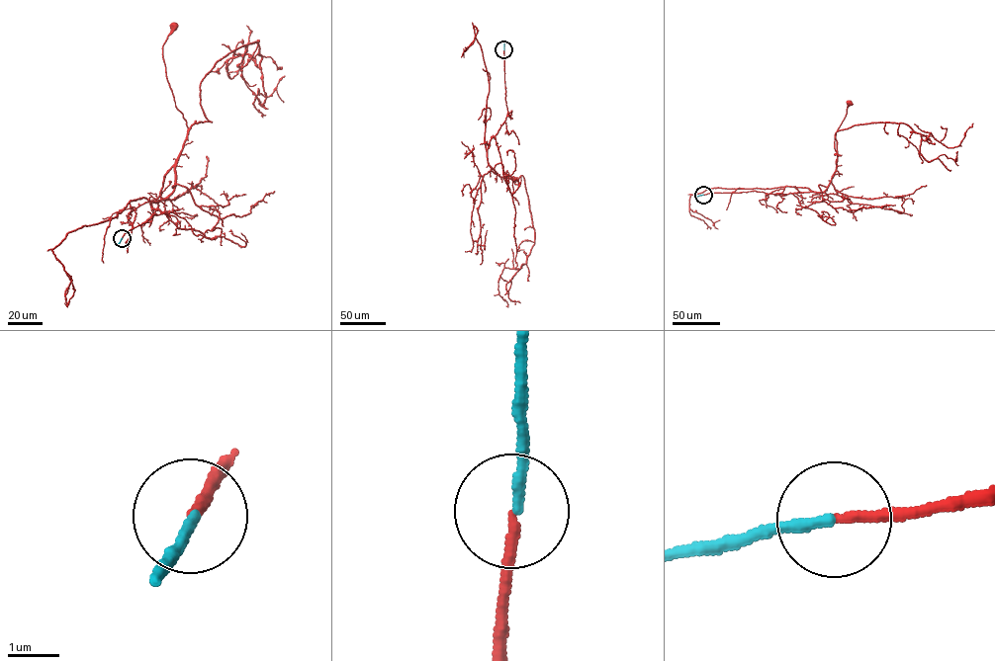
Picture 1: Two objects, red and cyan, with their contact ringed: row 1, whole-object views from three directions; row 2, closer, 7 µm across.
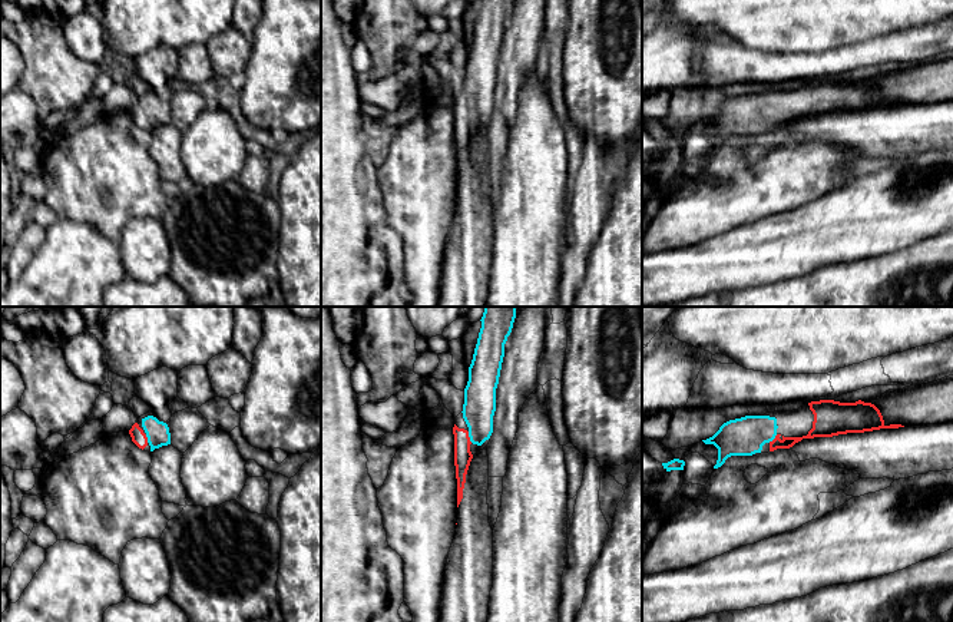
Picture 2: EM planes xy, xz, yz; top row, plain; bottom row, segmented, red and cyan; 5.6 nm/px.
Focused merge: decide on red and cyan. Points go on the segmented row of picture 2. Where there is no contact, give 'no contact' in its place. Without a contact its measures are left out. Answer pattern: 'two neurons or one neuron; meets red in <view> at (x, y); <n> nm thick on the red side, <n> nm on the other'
one neuron; meets red in xz at (469, 437); 100 nm thick on the red side, 180 nm on the other

